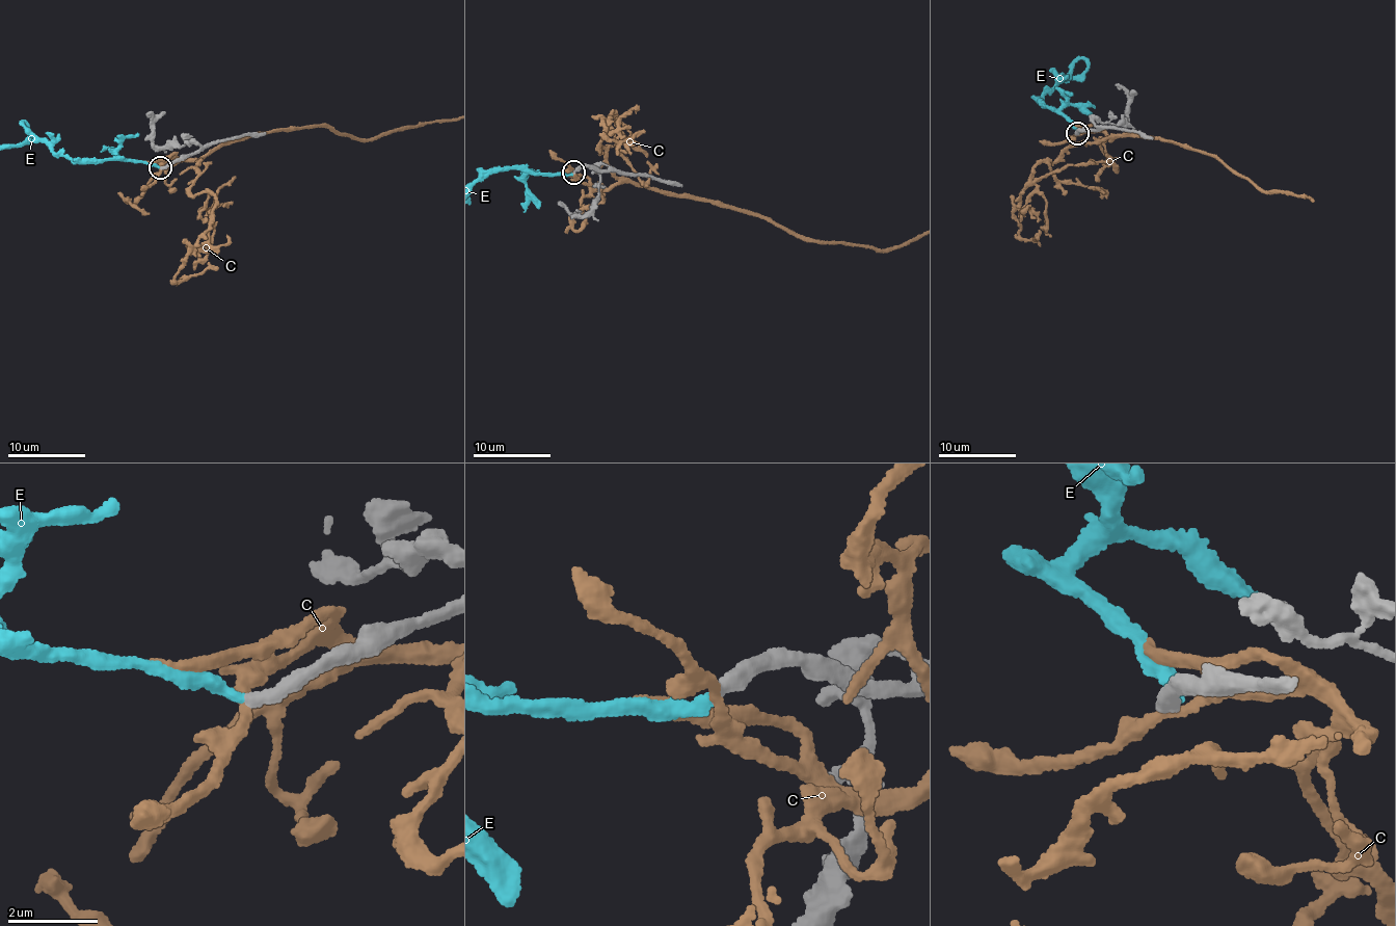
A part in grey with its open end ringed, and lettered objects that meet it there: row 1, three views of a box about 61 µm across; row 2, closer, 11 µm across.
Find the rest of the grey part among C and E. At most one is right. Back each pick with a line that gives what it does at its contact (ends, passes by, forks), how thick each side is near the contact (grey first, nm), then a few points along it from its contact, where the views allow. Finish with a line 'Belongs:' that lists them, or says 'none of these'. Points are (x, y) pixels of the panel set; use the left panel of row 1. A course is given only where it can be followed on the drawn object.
E: It ends there. Thickness 360 nm (grey) against 260 nm
Belongs: E

